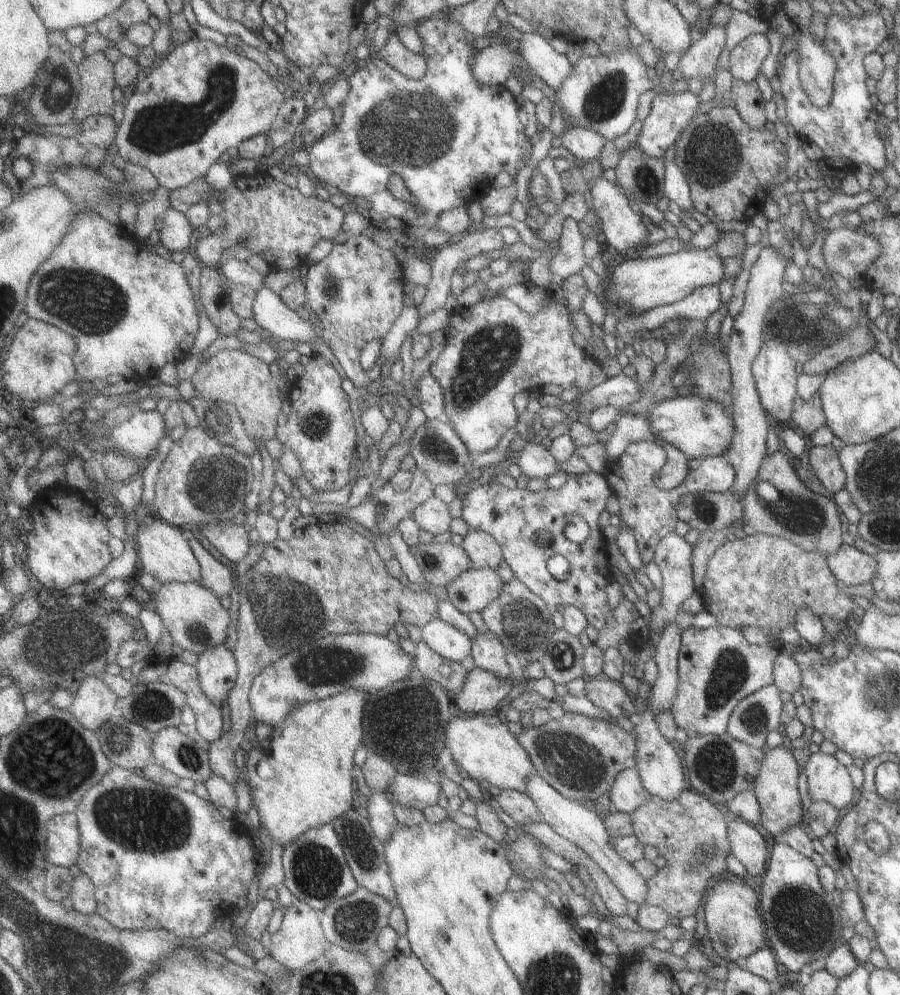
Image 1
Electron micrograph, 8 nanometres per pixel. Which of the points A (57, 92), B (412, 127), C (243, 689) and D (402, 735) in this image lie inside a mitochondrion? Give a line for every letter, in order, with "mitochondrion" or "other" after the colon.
A: mitochondrion
B: mitochondrion
C: other
D: mitochondrion

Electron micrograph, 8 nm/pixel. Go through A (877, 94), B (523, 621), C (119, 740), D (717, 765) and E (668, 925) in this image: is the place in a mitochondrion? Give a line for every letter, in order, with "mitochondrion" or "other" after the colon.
A: other
B: mitochondrion
C: mitochondrion
D: mitochondrion
E: other

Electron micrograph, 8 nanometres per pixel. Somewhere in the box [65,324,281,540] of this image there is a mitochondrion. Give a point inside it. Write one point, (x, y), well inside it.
(207, 484)

